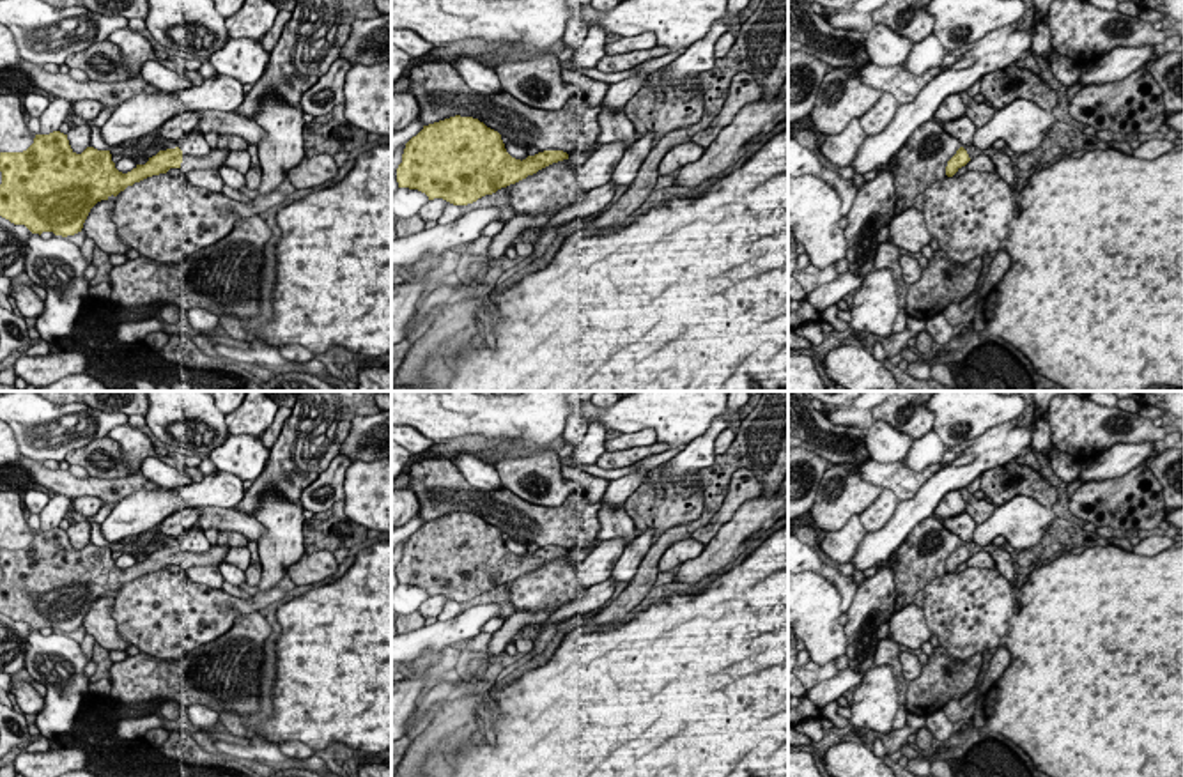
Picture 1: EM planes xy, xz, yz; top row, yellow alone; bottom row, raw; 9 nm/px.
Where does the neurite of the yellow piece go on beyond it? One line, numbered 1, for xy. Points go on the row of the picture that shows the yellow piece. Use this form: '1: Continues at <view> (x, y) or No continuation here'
1: Continues at xy (215, 160)

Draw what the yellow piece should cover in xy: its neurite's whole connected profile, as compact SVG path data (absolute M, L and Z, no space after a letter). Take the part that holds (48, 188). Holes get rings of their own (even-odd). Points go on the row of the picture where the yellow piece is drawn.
M60 131L35 135L27 150L0 152L0 216L25 225L32 234L74 235L81 232L97 202L117 196L128 186L170 168L220 168L228 154L216 147L198 158L175 147L159 150L145 165L122 173L115 168L110 150L87 147L76 154L67 135Z

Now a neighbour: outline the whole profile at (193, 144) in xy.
M193 129L186 136L182 136L177 142L177 147L181 147L189 156L198 156L200 158L200 156L211 154L209 143L205 142L204 135L198 133L197 129Z

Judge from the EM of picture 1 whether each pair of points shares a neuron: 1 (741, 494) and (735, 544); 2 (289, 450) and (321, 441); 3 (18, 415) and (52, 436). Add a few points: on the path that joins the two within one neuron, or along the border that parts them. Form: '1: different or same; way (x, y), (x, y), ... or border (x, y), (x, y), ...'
1: different; border (758, 494), (750, 498), (711, 538)
2: same; way (296, 450), (314, 441)
3: same; way (27, 415), (43, 429)

